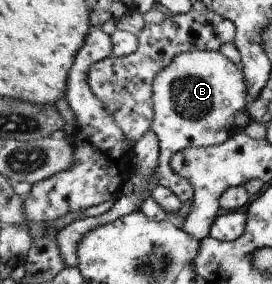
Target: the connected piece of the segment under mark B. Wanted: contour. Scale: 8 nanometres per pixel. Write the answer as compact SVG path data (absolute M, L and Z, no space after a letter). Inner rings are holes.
M191 50L180 53L170 65L158 74L154 82L155 116L151 124L151 130L156 134L159 146L159 161L158 166L155 168L158 184L168 187L171 191L175 191L183 202L193 199L195 194L194 187L190 180L175 171L171 165L171 159L176 153L190 146L207 147L224 144L230 138L230 134L234 134L234 132L228 132L228 120L232 122L232 118L238 112L245 111L244 106L247 106L247 90L247 79L242 67L232 62L227 55L222 54L220 51Z

